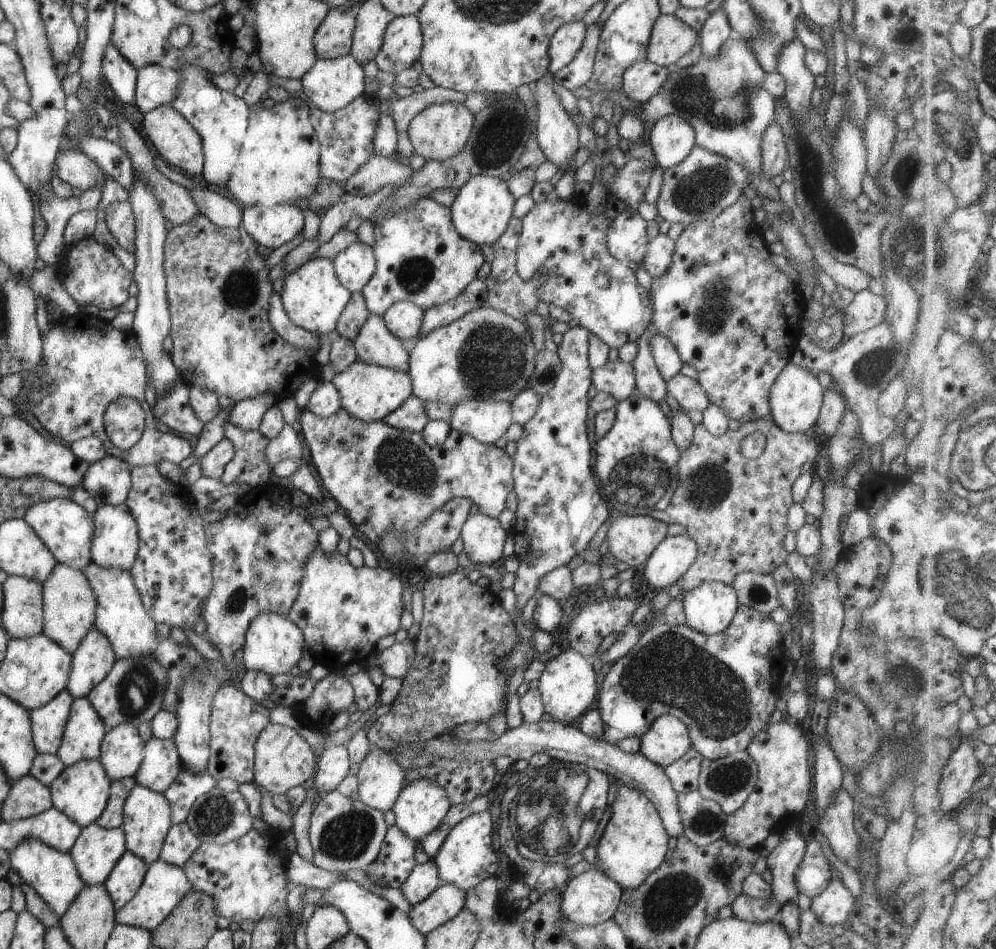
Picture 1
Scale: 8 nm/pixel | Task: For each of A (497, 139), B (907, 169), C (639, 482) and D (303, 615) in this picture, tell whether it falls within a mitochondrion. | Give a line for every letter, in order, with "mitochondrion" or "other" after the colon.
A: mitochondrion
B: mitochondrion
C: mitochondrion
D: other

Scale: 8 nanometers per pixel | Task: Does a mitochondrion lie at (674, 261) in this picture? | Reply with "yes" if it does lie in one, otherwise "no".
no

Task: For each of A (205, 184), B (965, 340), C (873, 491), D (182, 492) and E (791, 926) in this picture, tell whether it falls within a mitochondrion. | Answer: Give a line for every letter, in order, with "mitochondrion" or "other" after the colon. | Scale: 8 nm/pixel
A: other
B: other
C: other
D: other
E: other

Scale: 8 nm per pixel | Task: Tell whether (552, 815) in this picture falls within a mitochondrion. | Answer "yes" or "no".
yes

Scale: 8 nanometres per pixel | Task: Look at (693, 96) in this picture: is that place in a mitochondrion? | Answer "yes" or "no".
yes

